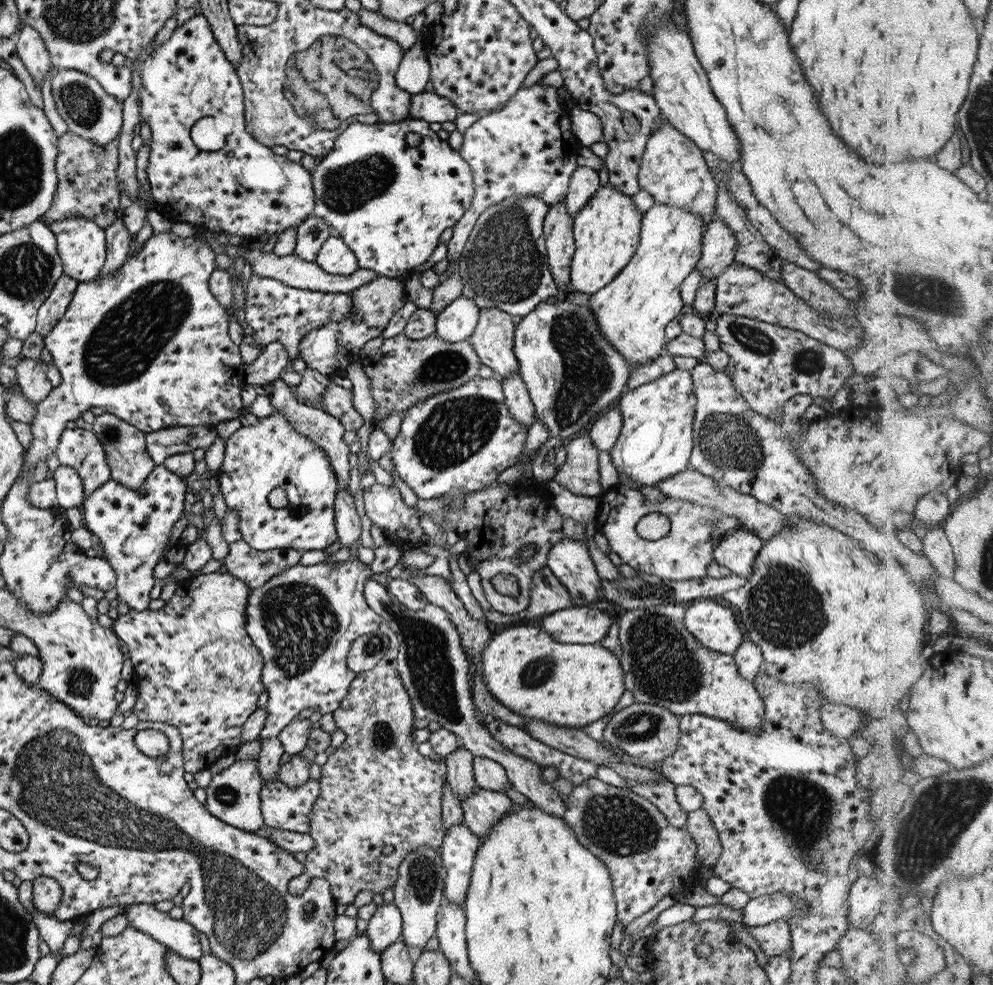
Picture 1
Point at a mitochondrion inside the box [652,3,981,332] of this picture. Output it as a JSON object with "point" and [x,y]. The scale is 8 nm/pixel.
{"point":[927,294]}

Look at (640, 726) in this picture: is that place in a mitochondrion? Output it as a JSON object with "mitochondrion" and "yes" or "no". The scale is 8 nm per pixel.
{"mitochondrion":"yes"}

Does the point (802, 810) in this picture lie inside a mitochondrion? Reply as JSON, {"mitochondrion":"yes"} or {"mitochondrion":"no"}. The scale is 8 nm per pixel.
{"mitochondrion":"yes"}

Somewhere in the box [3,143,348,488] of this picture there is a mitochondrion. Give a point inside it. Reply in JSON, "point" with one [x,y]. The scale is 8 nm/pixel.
{"point":[126,342]}

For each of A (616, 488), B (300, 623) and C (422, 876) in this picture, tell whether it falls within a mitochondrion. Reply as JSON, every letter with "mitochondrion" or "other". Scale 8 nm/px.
{"A":"other","B":"mitochondrion","C":"mitochondrion"}

